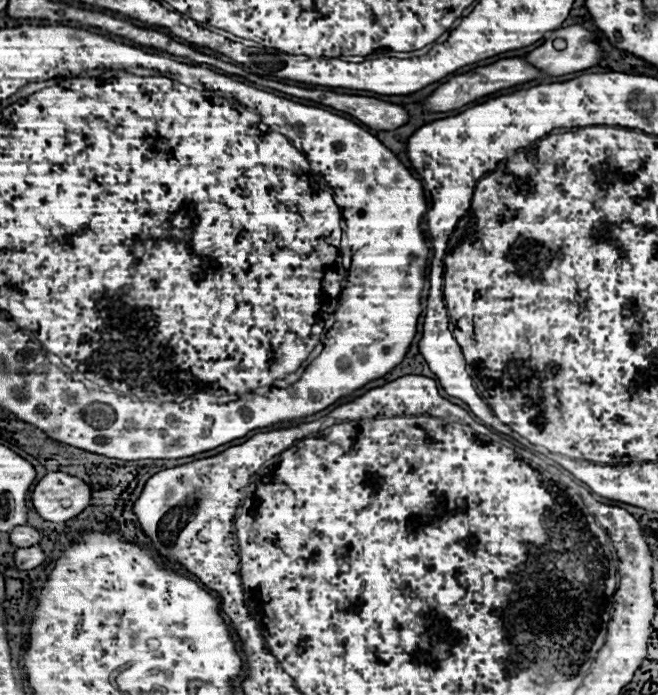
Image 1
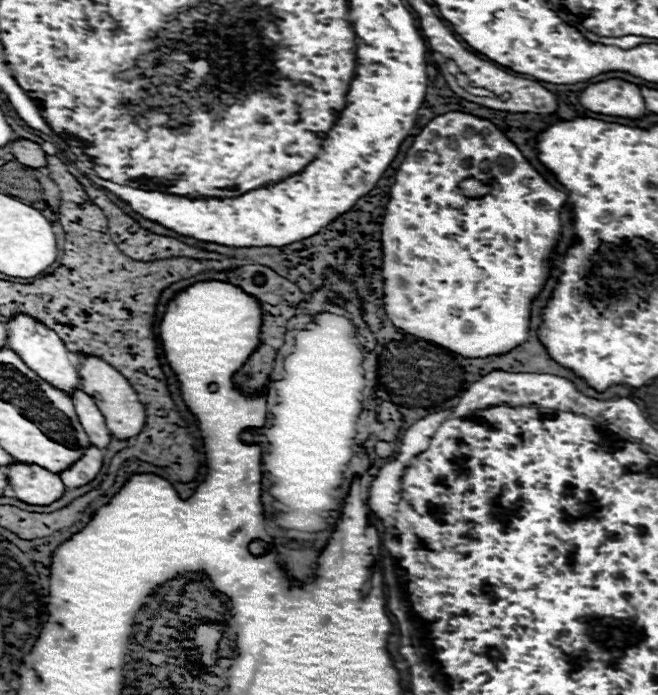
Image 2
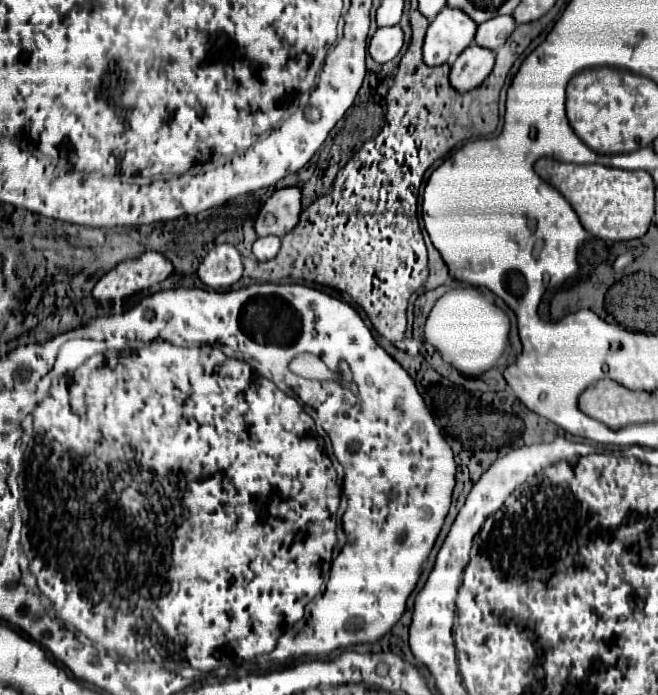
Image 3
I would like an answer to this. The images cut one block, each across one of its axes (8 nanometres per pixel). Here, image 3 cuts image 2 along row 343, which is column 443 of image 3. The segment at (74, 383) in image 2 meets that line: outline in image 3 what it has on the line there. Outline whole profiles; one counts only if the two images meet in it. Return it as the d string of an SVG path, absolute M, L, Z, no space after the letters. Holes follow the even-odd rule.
M446 6L428 26L424 38L424 62L428 66L452 62L474 42L476 28L478 26L474 26L474 20L468 14Z

